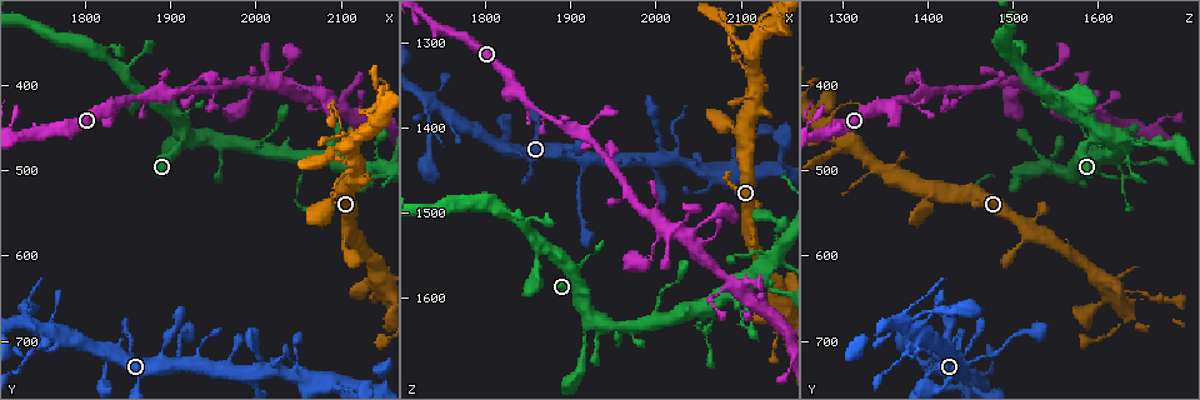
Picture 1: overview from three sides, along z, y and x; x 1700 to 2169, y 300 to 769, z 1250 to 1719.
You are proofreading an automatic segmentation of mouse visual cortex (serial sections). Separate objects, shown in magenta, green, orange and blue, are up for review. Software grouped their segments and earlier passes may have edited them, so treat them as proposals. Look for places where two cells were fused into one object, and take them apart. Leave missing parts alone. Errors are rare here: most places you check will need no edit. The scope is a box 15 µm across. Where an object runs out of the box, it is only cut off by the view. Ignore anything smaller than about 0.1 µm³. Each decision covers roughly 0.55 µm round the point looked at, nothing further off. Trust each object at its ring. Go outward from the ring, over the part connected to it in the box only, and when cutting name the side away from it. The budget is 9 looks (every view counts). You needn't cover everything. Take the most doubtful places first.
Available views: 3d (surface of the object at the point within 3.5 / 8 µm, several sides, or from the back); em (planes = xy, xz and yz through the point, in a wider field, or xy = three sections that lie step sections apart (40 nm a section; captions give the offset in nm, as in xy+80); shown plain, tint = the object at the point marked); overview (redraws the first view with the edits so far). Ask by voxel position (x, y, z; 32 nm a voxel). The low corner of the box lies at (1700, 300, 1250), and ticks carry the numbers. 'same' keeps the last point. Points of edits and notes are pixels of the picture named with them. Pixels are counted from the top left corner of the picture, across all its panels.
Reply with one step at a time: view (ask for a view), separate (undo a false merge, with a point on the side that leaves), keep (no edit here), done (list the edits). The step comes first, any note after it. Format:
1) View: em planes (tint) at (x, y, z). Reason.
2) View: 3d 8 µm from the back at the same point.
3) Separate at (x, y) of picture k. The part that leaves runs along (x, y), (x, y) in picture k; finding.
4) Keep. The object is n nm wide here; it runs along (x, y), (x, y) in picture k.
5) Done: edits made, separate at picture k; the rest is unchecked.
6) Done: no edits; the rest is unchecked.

View: 3d 3.5 µm at (1740, 710, 1380). Narrows sharply.

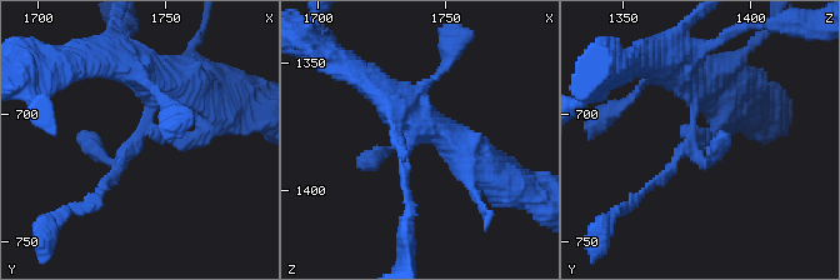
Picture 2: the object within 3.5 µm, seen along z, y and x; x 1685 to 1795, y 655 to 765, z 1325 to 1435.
View: em planes (tint) at (1742, 710, 1378). Shape alone is not enough.

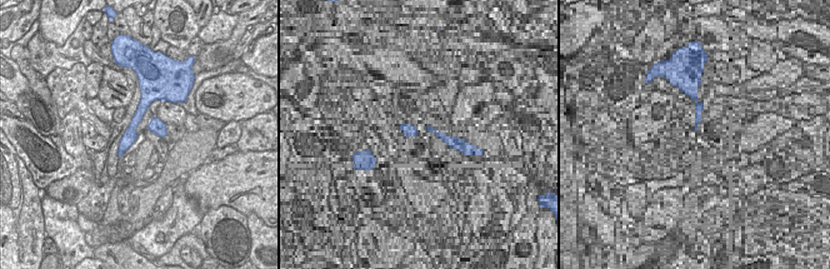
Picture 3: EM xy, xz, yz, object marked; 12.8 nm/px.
View: em xy step 3 (tint) at the same point. Cut it another way.

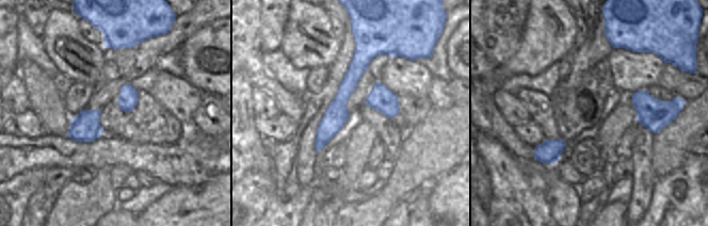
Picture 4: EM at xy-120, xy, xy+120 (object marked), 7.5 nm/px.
Keep. Continuous, no second cell.

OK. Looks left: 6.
View: 3d 3.5 µm at (1915, 730, 1435). Two arms in line, one across.

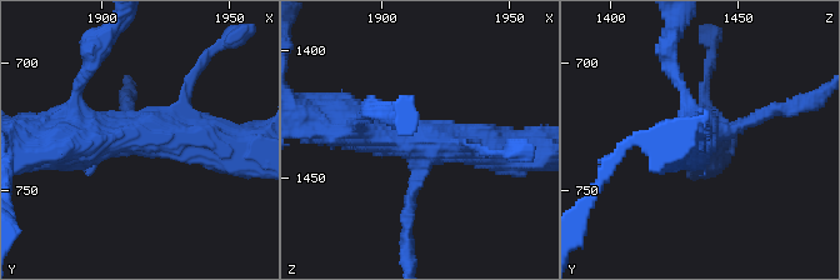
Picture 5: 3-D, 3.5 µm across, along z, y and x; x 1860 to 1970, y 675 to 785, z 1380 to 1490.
View: em planes (tint) at (1914, 728, 1434).

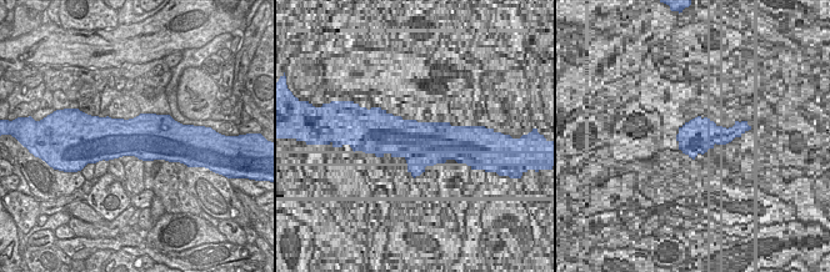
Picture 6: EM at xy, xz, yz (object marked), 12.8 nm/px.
Keep. The object is 600 nm wide here; it runs along (335, 121), (501, 148) in picture 5; continuous, no second cell.

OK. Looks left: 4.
View: 3d 3.5 µm at (2005, 730, 1430). Thin arm on a thick one.

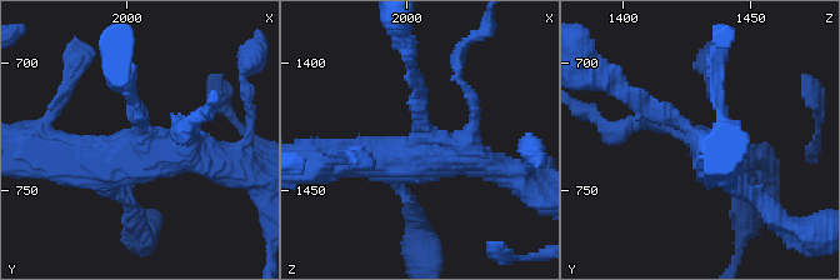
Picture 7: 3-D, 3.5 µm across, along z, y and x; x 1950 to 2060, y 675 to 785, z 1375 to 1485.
View: em xy step 5 (plain) at (2006, 729, 1429).

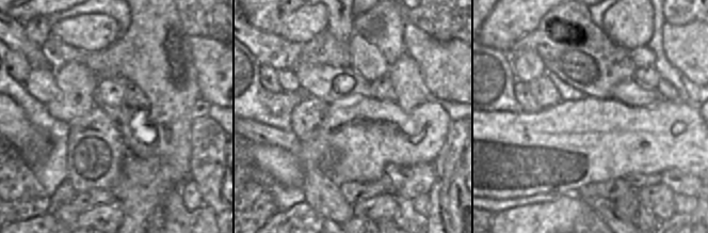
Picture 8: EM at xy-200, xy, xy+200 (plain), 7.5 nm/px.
View: em xy step 5 (tint) at the same point. With the object marked.

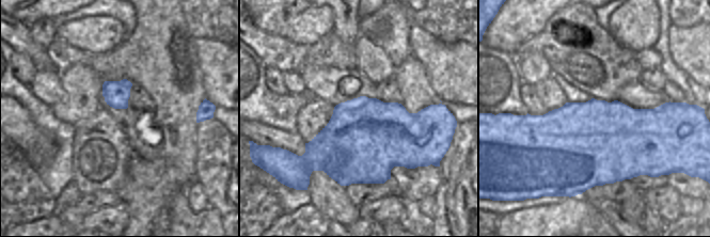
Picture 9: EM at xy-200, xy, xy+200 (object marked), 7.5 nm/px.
Keep. It runs along (55, 154), (183, 150), (216, 161) in picture 7; continuous, no second cell.

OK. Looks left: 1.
Done: no edits; the rest is unchecked.

